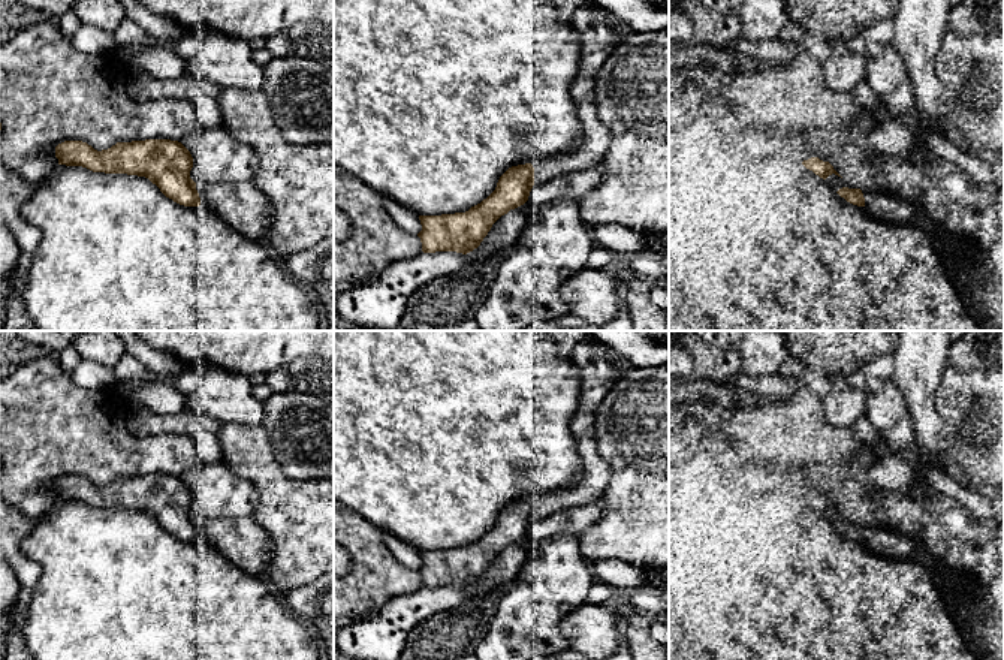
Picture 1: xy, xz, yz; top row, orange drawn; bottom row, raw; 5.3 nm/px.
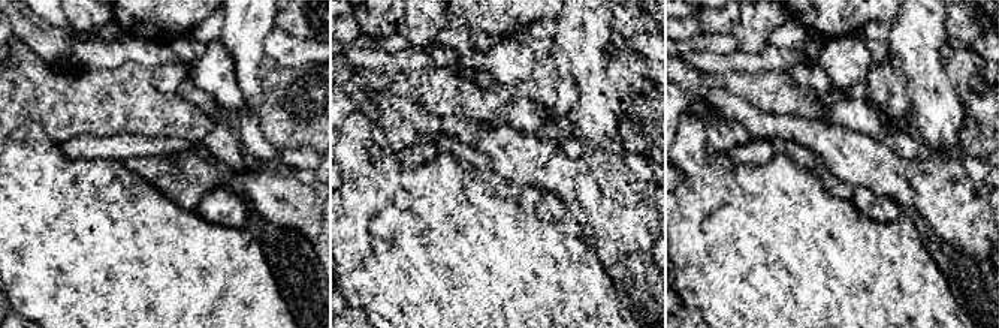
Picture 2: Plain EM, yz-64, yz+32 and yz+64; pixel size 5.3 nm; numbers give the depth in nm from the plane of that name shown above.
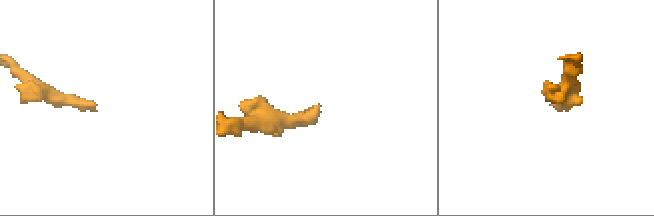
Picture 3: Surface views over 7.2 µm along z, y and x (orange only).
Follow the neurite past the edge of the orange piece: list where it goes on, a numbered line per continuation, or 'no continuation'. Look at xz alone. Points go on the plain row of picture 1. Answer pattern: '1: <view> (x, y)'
1: xz (596, 362)

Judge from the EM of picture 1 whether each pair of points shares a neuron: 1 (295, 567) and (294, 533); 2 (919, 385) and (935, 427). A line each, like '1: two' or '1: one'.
1: one
2: one

